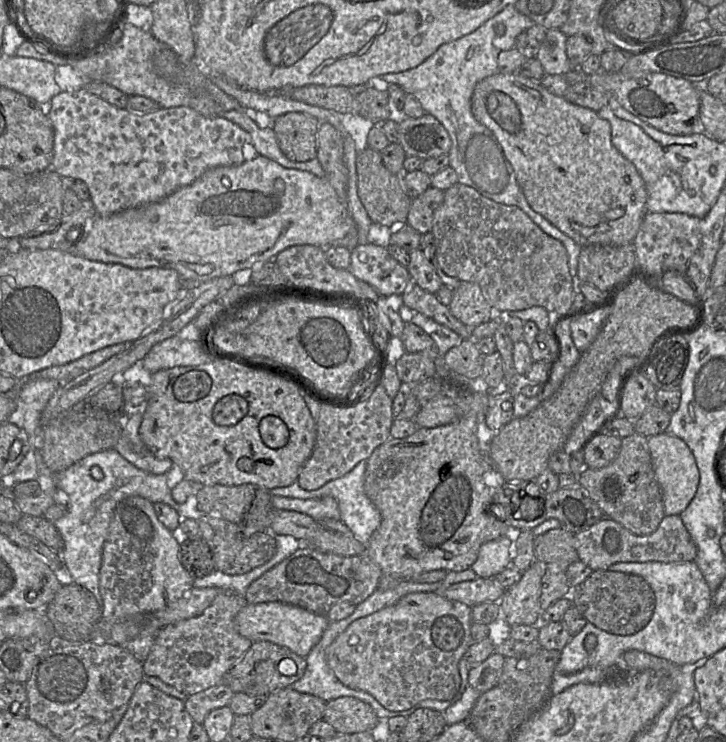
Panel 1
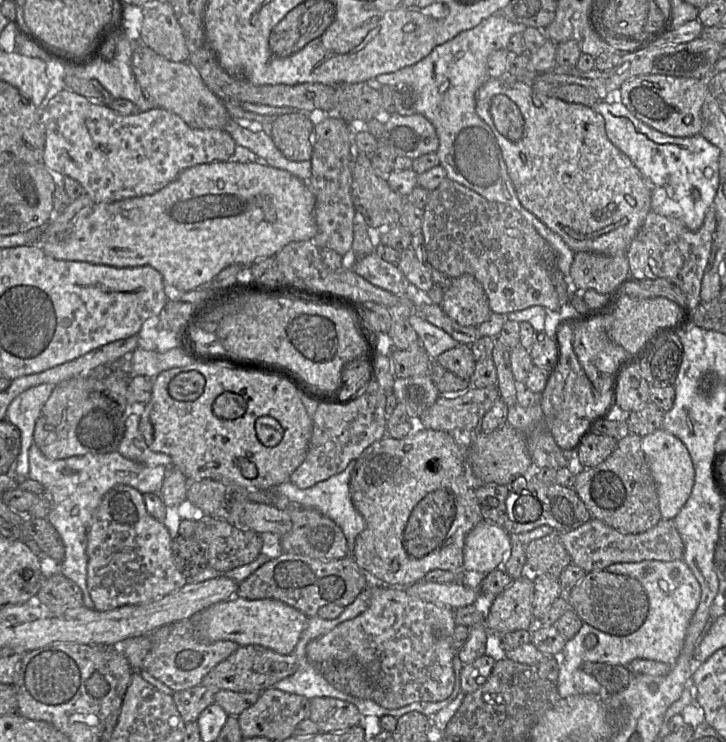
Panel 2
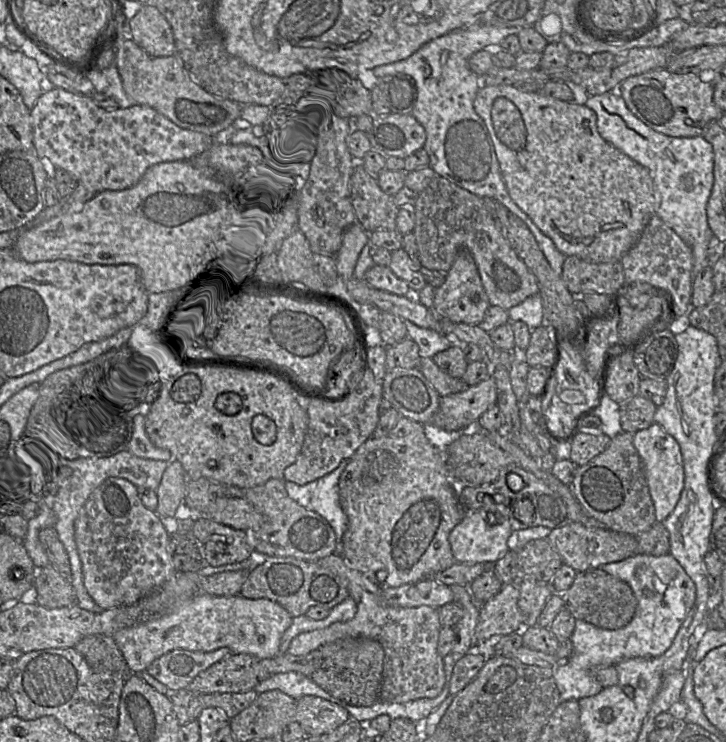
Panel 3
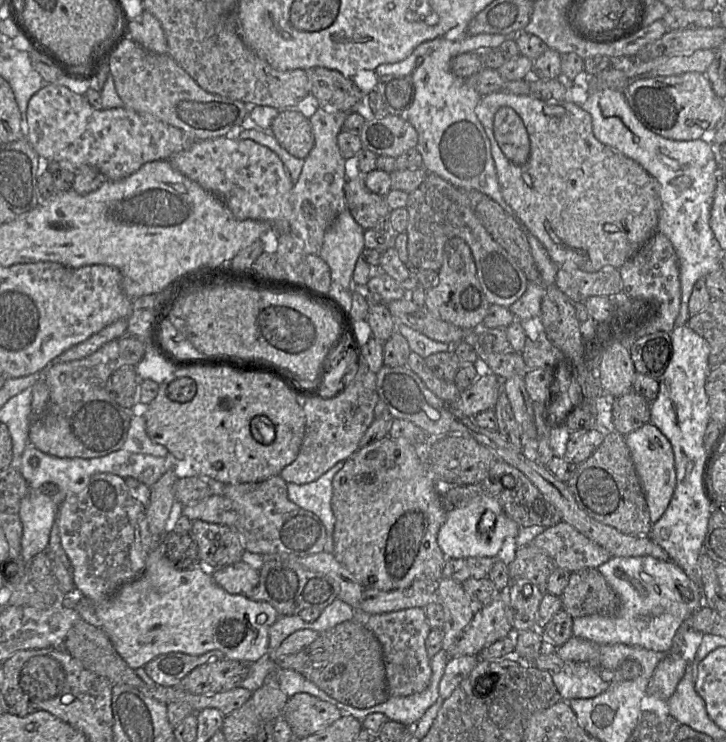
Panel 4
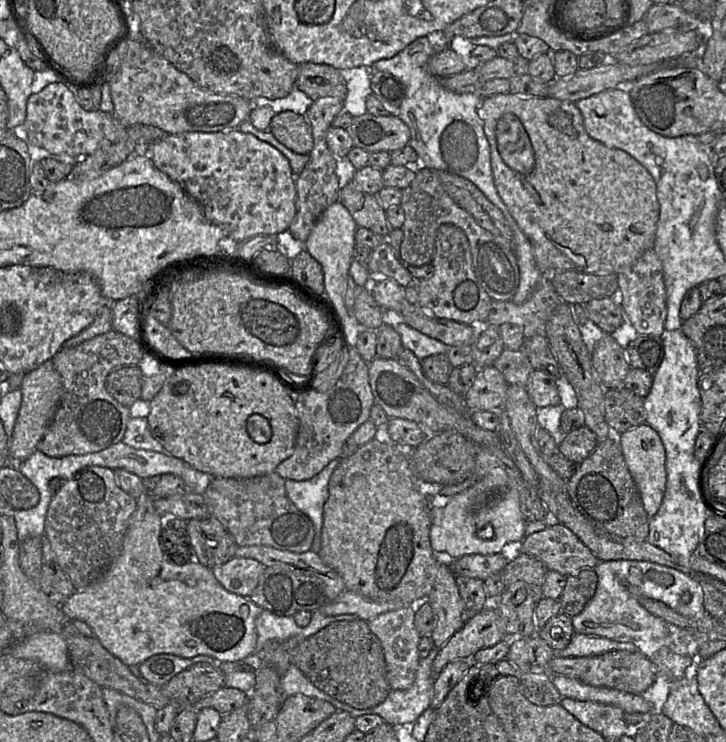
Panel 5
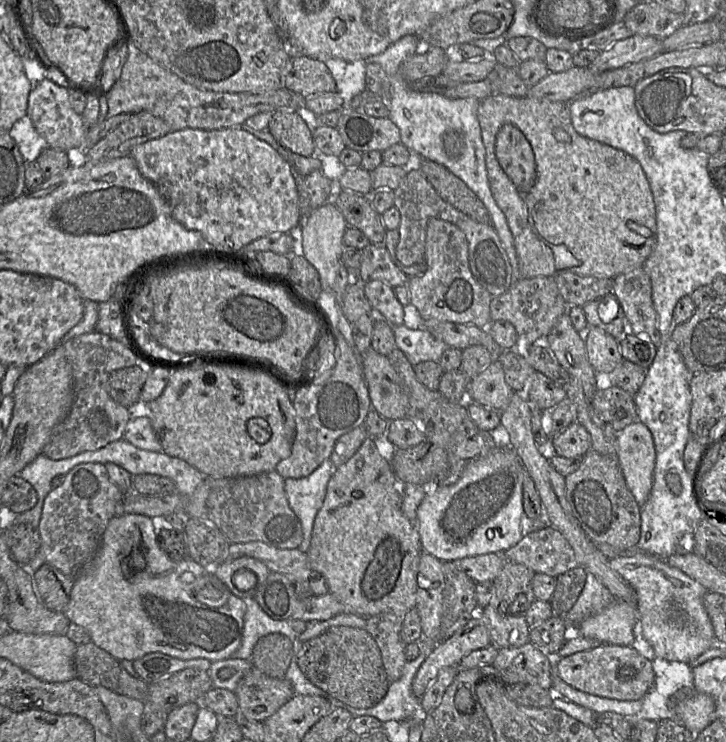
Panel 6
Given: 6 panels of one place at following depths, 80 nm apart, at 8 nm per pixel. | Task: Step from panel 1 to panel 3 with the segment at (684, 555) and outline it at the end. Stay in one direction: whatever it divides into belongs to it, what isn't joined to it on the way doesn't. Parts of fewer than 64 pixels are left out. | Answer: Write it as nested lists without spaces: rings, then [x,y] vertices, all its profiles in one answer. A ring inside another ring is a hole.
[[[571,522],[551,529],[547,539],[561,556],[563,564],[577,572],[595,569],[637,554],[666,555],[670,550],[669,533],[662,522],[655,522],[647,530],[634,535],[617,532],[607,527],[587,527],[581,523]]]

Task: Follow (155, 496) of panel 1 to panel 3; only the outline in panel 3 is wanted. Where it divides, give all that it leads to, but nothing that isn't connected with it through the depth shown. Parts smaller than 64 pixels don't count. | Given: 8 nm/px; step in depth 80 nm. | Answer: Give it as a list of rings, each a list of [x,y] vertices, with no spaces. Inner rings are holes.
[[[29,442],[20,470],[22,482],[29,488],[39,488],[41,483],[50,483],[51,492],[49,492],[46,503],[39,500],[38,511],[34,517],[28,520],[27,532],[22,543],[36,568],[48,566],[49,560],[38,535],[44,528],[53,527],[55,529],[69,559],[71,569],[70,582],[75,591],[75,605],[78,607],[92,613],[102,611],[88,594],[83,583],[82,563],[74,537],[74,523],[80,509],[94,489],[106,479],[112,477],[123,478],[136,487],[144,487],[156,491],[167,465],[168,462],[139,458],[124,450],[107,457],[62,457],[47,453]]]

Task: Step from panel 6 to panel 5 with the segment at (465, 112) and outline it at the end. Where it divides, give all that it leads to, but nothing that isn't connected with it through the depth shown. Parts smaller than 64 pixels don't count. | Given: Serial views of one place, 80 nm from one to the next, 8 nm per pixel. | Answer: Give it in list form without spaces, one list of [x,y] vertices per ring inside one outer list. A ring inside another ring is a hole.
[[[427,36],[424,37],[419,37],[417,39],[415,39],[414,41],[412,41],[409,45],[407,45],[401,52],[399,52],[397,55],[395,55],[392,58],[389,59],[381,59],[378,60],[376,62],[374,62],[371,67],[373,68],[374,71],[381,71],[381,72],[388,72],[391,75],[395,76],[396,78],[398,78],[402,84],[405,86],[406,89],[406,95],[405,98],[397,112],[397,114],[393,114],[393,115],[397,115],[400,117],[400,119],[409,127],[410,129],[410,133],[411,133],[411,137],[410,137],[410,141],[408,143],[409,146],[411,146],[419,155],[419,165],[425,166],[426,168],[429,169],[435,169],[435,170],[441,170],[441,171],[446,171],[455,175],[458,175],[460,177],[463,177],[467,180],[469,180],[470,182],[472,182],[495,206],[497,206],[503,213],[505,219],[507,220],[510,228],[513,231],[514,234],[514,255],[517,261],[517,265],[519,268],[519,286],[517,289],[517,292],[515,293],[515,295],[512,298],[512,301],[515,304],[522,304],[523,302],[525,302],[527,300],[527,298],[530,296],[530,294],[533,292],[533,290],[536,288],[536,286],[538,285],[538,283],[542,280],[542,278],[544,278],[545,274],[542,273],[539,268],[536,265],[533,253],[532,253],[532,246],[530,241],[528,240],[528,238],[525,236],[525,234],[521,231],[521,229],[519,228],[518,224],[516,223],[515,219],[512,217],[512,215],[510,214],[507,206],[504,204],[504,202],[502,201],[501,197],[498,194],[498,191],[495,187],[495,183],[494,183],[494,178],[493,178],[493,173],[492,173],[492,168],[491,168],[491,157],[490,157],[490,145],[489,142],[486,138],[486,135],[484,133],[484,127],[483,127],[483,121],[479,118],[478,116],[478,109],[479,109],[479,105],[482,102],[482,97],[479,94],[473,94],[473,93],[455,93],[452,92],[446,88],[444,88],[440,82],[439,79],[436,76],[432,75],[429,71],[428,71],[428,61],[431,58],[431,56],[433,56],[434,54],[440,52],[442,50],[437,50],[436,48],[434,48],[431,45],[431,42],[428,40]]]

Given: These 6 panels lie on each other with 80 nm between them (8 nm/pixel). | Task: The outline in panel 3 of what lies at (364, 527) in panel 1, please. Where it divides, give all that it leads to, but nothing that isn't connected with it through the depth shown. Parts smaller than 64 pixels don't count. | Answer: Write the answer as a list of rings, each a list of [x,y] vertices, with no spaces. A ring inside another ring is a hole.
[[[348,459],[330,473],[304,485],[284,481],[288,496],[300,506],[321,515],[333,528],[338,544],[347,527],[347,517],[340,505],[338,481]]]

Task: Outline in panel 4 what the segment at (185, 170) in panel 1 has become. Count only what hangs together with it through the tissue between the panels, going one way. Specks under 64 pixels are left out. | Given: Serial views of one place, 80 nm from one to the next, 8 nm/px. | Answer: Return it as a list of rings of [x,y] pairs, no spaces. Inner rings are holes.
[[[49,84],[35,93],[26,111],[27,141],[41,158],[48,162],[69,163],[75,169],[89,165],[96,167],[110,181],[120,181],[139,170],[144,164],[168,160],[195,142],[187,133],[154,117],[128,108],[95,110],[87,100],[67,87]]]

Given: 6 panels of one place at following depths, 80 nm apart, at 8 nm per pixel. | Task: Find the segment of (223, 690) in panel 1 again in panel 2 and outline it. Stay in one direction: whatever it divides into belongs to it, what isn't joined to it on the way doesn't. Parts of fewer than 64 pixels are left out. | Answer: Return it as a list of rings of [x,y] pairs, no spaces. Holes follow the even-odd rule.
[[[198,685],[175,691],[172,697],[184,722],[195,722],[202,711],[215,702],[215,695],[219,690],[214,686]]]

